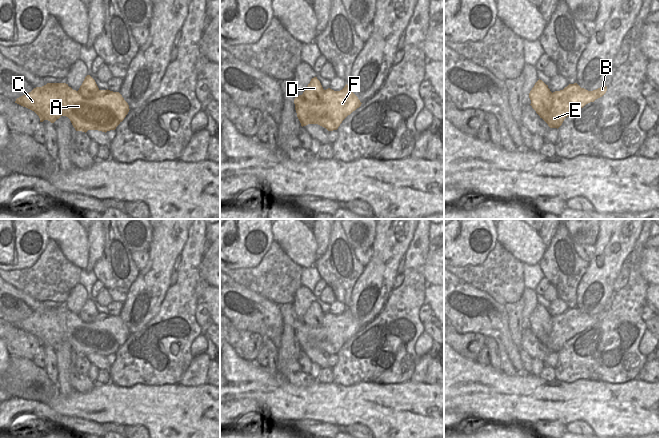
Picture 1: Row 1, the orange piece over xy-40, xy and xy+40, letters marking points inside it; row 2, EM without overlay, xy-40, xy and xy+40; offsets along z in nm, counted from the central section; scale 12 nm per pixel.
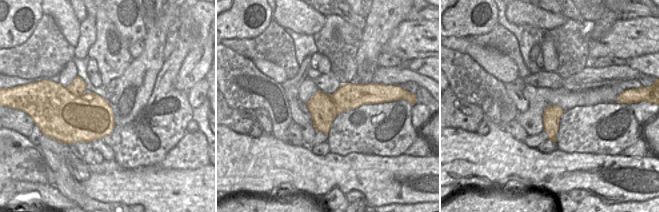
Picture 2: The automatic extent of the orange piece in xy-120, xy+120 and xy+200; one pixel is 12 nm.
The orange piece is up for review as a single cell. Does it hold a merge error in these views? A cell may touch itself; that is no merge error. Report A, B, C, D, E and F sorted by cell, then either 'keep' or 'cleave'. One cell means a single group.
A B C E F / D | cleave

